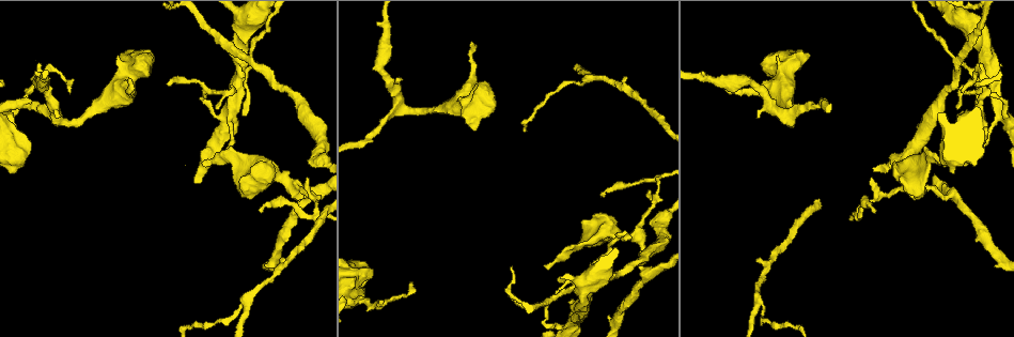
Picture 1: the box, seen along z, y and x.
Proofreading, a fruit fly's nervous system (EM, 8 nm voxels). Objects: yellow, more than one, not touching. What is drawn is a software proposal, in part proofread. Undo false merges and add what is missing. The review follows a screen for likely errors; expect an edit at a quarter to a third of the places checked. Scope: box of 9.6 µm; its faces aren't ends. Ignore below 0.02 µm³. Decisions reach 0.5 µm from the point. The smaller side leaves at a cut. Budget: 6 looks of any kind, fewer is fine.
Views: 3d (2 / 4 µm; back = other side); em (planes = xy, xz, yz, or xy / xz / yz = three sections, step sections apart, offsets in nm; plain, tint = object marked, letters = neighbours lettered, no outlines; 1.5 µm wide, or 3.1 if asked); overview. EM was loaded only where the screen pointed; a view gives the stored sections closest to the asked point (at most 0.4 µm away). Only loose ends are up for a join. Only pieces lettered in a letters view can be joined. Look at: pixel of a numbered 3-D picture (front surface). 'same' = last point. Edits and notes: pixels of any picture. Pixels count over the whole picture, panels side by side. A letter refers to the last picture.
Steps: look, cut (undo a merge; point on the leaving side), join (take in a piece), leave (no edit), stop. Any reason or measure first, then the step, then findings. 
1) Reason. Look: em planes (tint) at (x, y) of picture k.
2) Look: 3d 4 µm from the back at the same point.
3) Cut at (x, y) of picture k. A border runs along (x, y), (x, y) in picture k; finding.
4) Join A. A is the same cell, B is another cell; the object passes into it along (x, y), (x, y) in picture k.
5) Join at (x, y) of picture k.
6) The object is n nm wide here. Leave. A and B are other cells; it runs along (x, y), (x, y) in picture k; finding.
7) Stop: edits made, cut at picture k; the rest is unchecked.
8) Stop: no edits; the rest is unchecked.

Sharp bend. Look: 3d 4 µm at (657, 180) of picture 1.

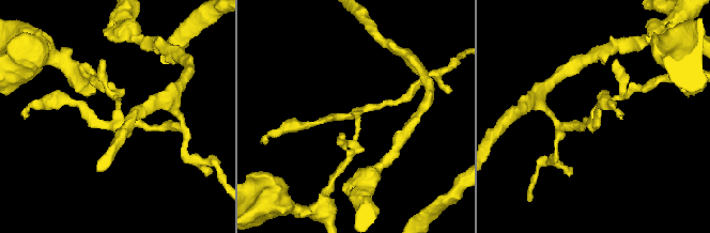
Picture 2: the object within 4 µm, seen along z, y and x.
Shape alone is not enough. Look: em planes (letters) at (116, 117) of picture 2.

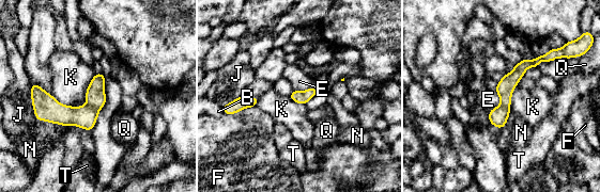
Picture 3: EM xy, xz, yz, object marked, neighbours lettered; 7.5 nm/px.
Cut at (85, 116) of picture 3. B, E, F, J, K, N, Q and T are other cells; the part that leaves runs along (33, 90), (57, 113), (91, 125) in picture 3; two cells meet here.

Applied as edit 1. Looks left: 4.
Thick turns thin. Look: em yz step 8 (tint) at (88, 114) of picture 1.

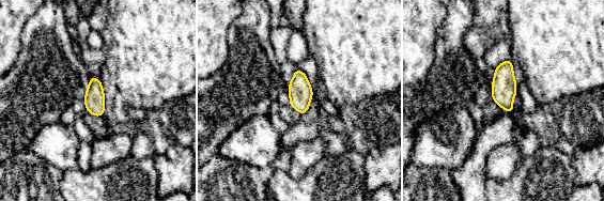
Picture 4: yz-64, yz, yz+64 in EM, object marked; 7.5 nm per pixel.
Cut it another way. Look: em planes (letters) at the same point.

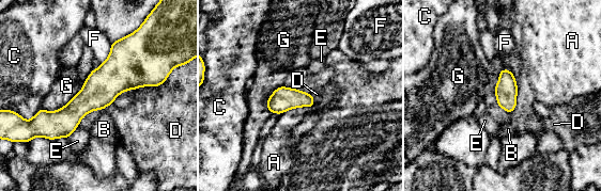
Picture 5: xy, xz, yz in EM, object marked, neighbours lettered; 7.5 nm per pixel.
Leave. A, B, C, D, E, F and G are other cells; it runs along (157, 81), (35, 120) in picture 5; one cell here.

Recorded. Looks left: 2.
Stop: edits made, cut at picture 3; the rest is unchecked.

